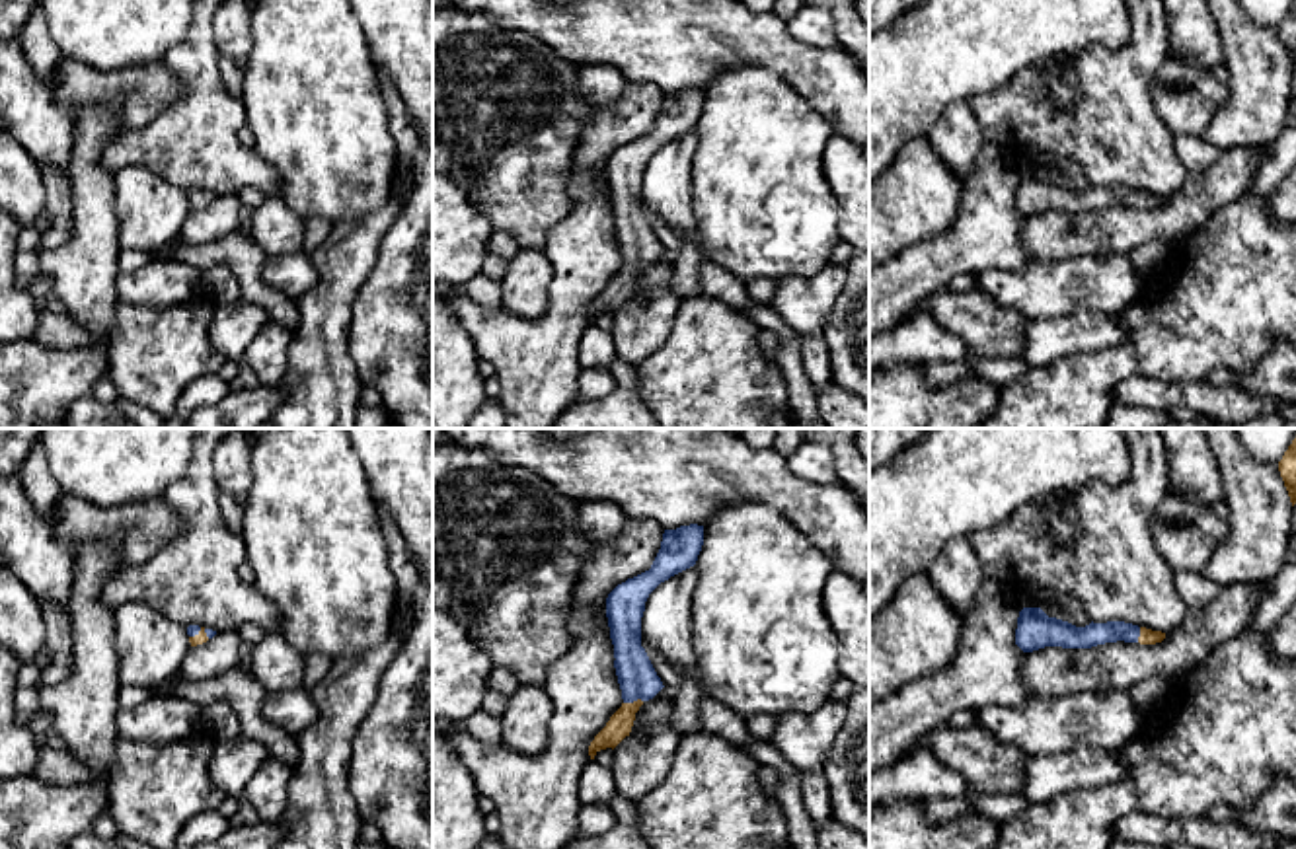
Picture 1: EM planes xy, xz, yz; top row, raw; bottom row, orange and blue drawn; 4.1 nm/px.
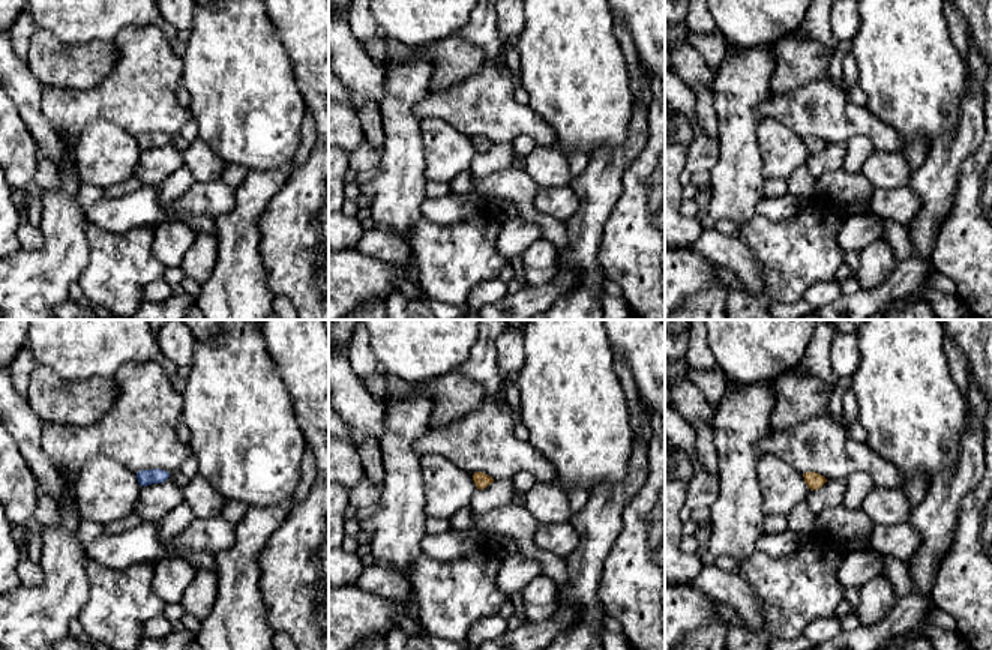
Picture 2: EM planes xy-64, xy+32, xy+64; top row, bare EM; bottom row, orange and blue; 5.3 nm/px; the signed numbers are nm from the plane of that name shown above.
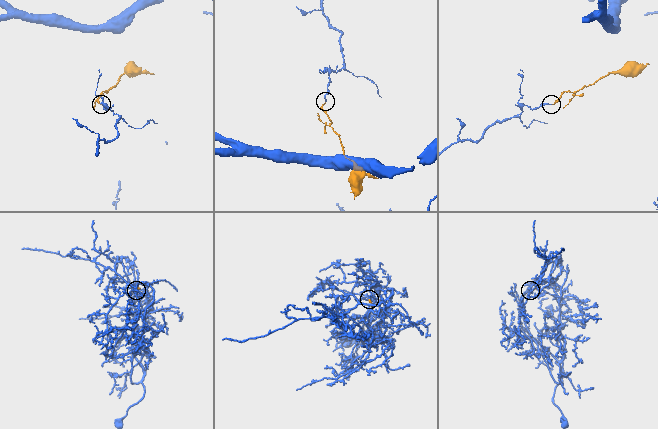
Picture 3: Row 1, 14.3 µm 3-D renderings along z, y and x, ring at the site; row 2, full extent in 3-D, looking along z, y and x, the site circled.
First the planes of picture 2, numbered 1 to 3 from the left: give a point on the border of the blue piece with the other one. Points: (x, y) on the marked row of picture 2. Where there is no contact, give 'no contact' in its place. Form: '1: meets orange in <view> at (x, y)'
1: no contact
2: no contact
3: no contact

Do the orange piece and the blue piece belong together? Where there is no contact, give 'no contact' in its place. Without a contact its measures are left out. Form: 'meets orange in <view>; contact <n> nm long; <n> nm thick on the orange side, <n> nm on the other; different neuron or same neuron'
meets orange in xz; contact 80 nm long; 100 nm thick on the orange side, 160 nm on the other; same neuron

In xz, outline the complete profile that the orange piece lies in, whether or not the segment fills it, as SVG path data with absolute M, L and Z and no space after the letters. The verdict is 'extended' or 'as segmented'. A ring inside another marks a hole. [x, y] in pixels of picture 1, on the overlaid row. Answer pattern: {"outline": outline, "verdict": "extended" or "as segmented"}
{"outline": "M704 526L665 530L661 549L649 571L618 584L606 598L606 617L614 645L614 668L622 689L622 707L589 746L589 756L616 748L629 736L635 713L665 685L641 646L641 617L649 594L670 576L696 565L704 545Z", "verdict": "extended"}

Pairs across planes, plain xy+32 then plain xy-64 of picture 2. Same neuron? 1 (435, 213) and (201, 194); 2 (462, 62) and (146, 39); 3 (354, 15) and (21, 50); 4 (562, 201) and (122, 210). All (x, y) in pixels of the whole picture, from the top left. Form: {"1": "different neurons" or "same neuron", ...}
{"1": "same neuron", "2": "different neurons", "3": "same neuron", "4": "same neuron"}

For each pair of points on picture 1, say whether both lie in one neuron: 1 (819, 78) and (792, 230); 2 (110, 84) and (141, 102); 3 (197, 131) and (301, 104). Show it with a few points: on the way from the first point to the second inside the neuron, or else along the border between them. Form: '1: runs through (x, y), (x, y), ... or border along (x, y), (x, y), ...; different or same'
1: border along (780, 76), (835, 133); different
2: runs through (117, 86), (125, 86), (133, 94); same
3: border along (240, 100), (248, 123); different

